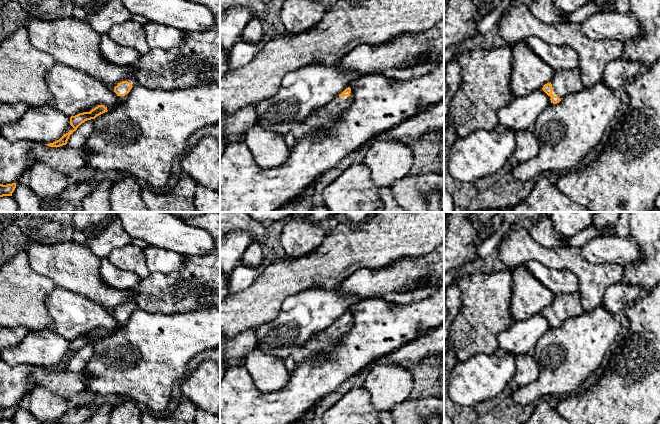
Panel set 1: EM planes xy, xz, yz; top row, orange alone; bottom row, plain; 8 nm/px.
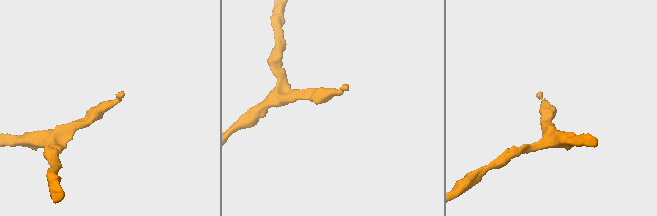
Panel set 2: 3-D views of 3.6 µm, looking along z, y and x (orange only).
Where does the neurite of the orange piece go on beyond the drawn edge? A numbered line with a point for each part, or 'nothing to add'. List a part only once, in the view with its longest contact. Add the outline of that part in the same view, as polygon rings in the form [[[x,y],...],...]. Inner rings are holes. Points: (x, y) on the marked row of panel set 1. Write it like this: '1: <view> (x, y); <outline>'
1: yz (564, 82); [[[578,68],[574,70],[554,70],[551,84],[553,96],[558,96],[560,99],[585,88]]]

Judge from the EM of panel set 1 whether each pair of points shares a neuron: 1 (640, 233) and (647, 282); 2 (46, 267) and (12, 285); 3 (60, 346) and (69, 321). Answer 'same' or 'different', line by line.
1: same
2: different
3: different

